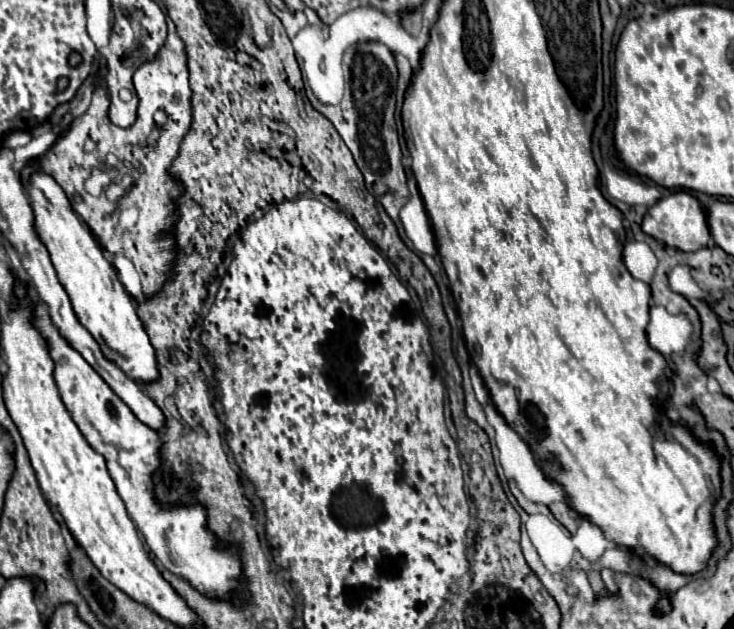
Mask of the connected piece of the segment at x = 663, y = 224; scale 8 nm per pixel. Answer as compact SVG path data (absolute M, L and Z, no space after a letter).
M679 191L669 197L663 197L653 207L649 207L643 219L643 231L669 247L677 247L679 251L697 251L711 241L707 211L703 203L693 195L689 195L687 191Z

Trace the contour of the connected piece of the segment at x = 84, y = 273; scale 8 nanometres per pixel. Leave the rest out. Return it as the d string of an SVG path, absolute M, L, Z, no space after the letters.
M35 173L35 177L31 177L31 181L27 181L23 187L35 213L37 233L51 255L57 277L69 295L79 323L93 335L103 355L113 361L129 379L135 383L157 381L159 369L155 349L137 315L135 303L119 281L115 267L105 259L93 233L71 211L63 189L55 183L53 177L47 177L45 173Z

